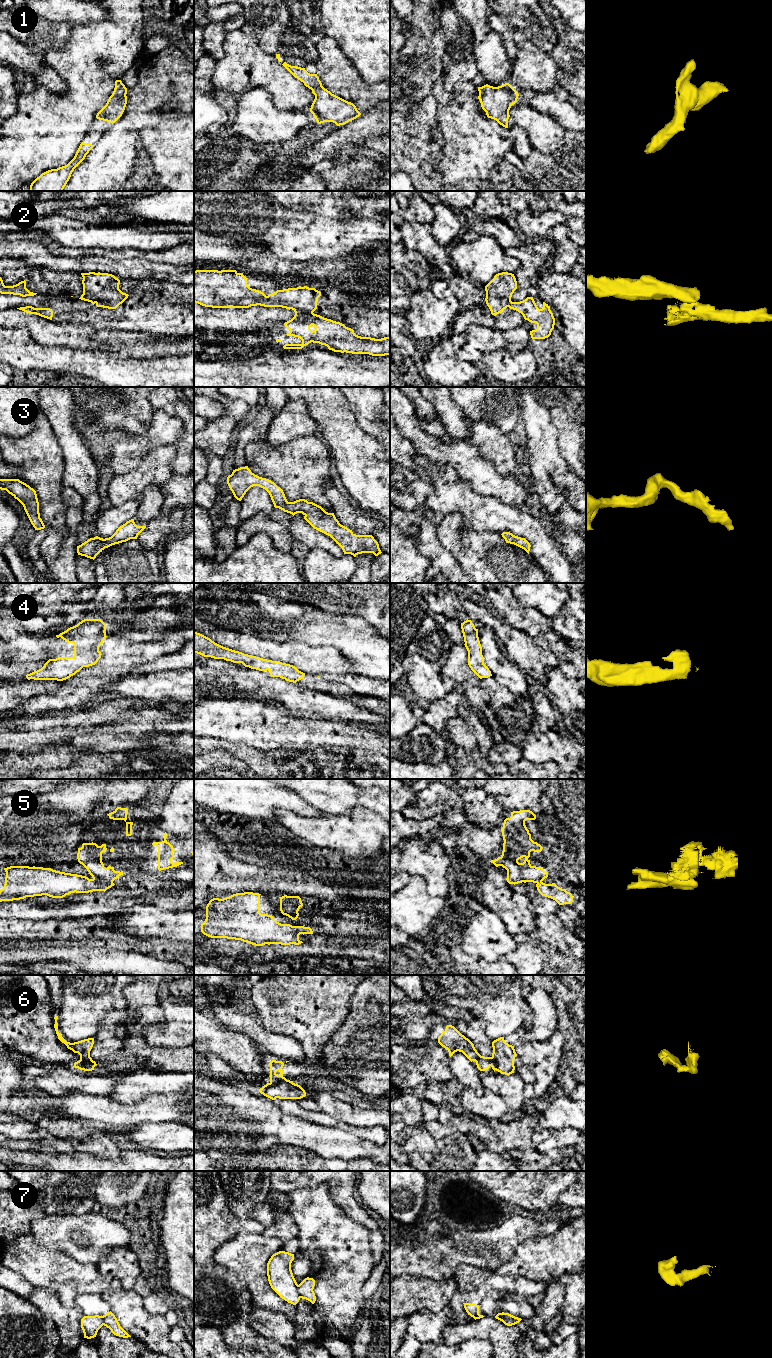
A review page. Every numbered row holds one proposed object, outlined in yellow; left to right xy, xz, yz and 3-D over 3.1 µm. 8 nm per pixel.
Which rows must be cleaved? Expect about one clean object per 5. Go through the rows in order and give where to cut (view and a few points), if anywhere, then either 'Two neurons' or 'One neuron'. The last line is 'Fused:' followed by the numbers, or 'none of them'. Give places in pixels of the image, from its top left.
1: No split. One neuron
2: Split along xz (292, 308), (312, 313). Two neurons
3: No split. One neuron
4: No split. One neuron
5: Split along xy (92, 879), (98, 882), (112, 882). Two neurons
6: Split along xz (286, 1079), (270, 1083). Two neurons
7: Split along xz (297, 1285), (300, 1297). Two neurons
Fused: 2, 5, 6, 7

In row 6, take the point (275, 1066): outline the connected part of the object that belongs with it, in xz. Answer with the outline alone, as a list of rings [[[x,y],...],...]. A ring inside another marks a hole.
[[[272,1060],[270,1063],[270,1083],[276,1083],[282,1080],[286,1080],[283,1076],[283,1066],[284,1063],[282,1061]]]

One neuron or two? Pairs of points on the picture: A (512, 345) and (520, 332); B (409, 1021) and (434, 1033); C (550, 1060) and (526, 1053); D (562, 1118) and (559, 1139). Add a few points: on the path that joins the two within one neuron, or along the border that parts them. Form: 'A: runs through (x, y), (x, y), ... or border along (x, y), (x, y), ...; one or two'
A: runs through (515, 342), (520, 335); one
B: border along (431, 1024), (428, 1035), (422, 1042); two
C: runs through (544, 1060), (532, 1053); one
D: border along (575, 1128), (564, 1127), (550, 1131); two

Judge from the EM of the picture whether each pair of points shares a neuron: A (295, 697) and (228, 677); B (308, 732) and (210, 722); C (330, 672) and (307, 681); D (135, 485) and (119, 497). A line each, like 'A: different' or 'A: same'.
A: same
B: same
C: different
D: same

